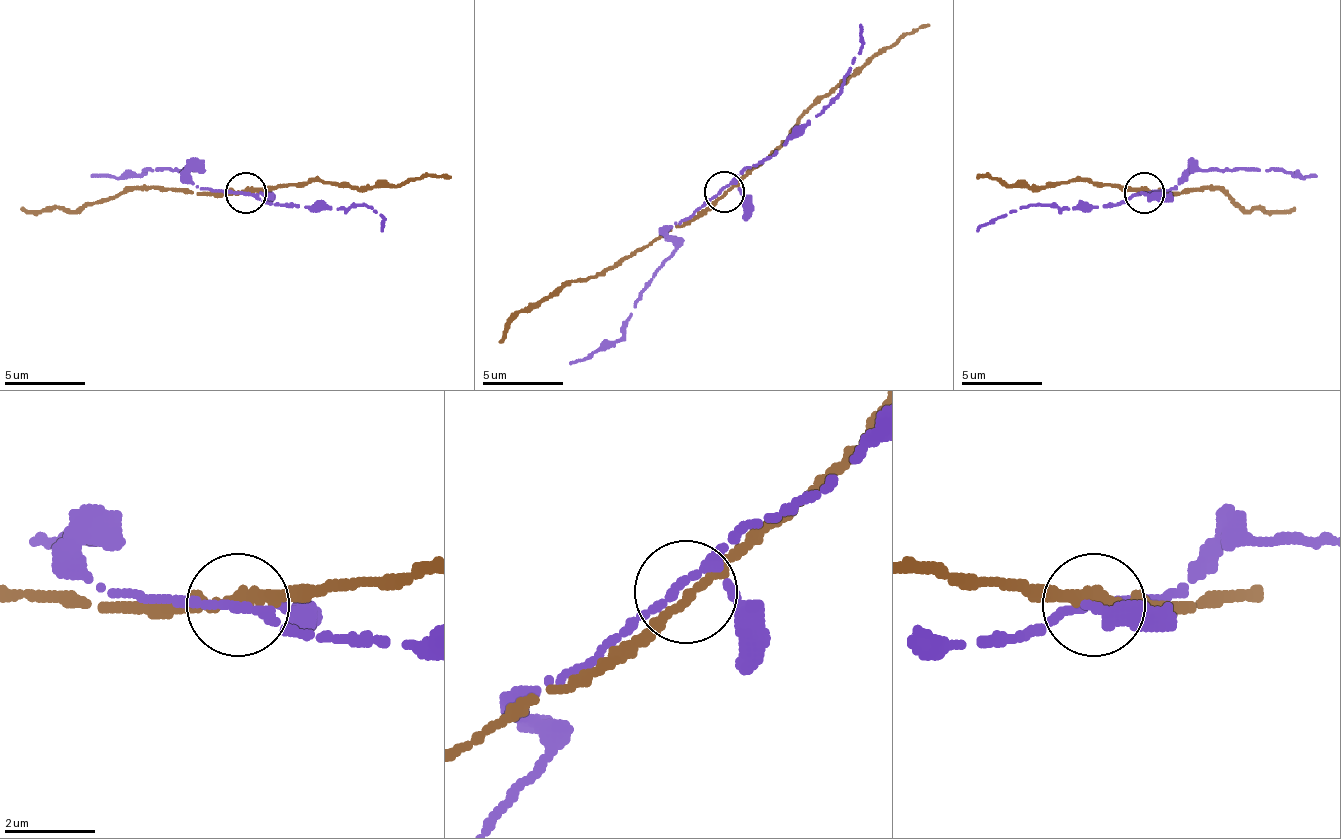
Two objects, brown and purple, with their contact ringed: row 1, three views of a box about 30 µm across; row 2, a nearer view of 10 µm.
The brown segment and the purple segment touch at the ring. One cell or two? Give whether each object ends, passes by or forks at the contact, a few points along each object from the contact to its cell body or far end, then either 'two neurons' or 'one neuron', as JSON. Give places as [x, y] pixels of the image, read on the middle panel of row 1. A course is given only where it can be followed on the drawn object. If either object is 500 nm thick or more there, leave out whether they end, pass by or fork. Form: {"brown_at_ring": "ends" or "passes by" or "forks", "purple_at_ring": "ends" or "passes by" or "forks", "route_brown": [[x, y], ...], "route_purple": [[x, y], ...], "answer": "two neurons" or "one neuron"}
{"brown_at_ring": "passes by", "purple_at_ring": "forks", "route_brown": [[725, 192], [603, 270], [579, 282], [563, 282], [526, 306], [498, 343]], "route_purple": [[721, 192], [668, 229], [672, 253], [640, 294], [624, 335], [571, 363]], "answer": "two neurons"}

